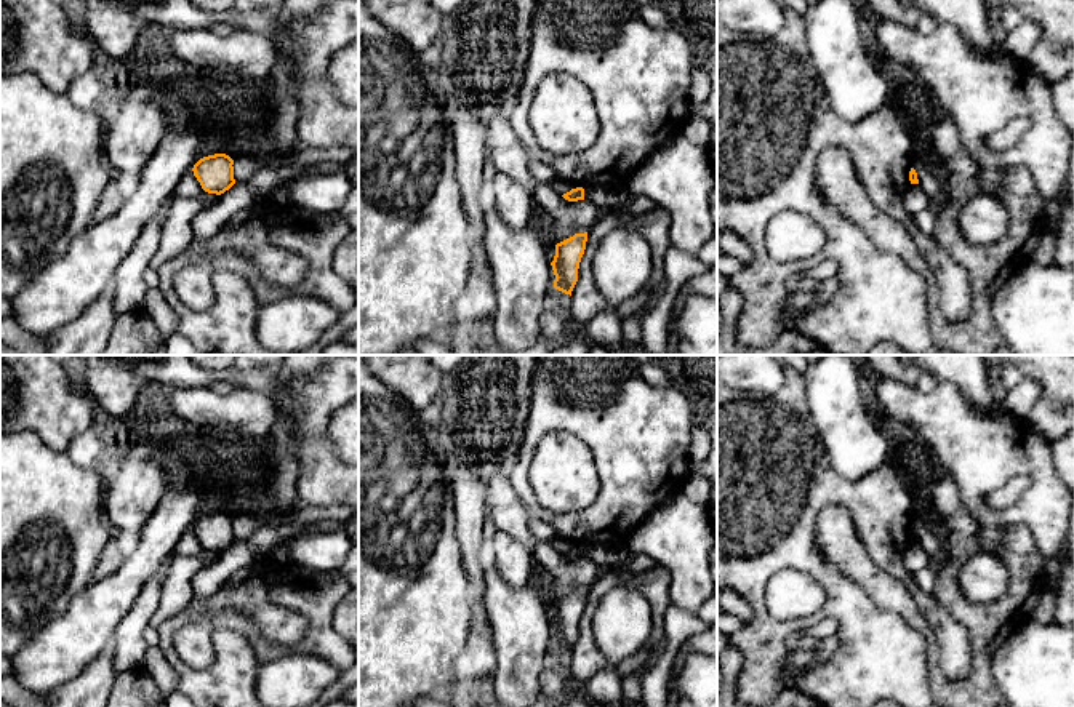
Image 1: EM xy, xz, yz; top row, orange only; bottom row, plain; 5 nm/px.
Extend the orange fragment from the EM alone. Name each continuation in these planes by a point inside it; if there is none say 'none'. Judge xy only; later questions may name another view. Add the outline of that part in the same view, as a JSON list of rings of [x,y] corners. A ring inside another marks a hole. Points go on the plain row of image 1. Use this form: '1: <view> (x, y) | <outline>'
none

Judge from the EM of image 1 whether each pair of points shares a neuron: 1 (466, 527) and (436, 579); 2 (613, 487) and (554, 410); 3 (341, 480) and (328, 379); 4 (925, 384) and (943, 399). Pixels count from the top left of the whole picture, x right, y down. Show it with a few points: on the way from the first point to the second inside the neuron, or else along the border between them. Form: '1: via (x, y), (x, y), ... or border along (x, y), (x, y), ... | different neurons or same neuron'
1: border along (452, 504), (461, 567), (466, 578) | different neurons
2: via (613, 464), (613, 455), (577, 418) | same neuron
3: via (317, 455), (316, 405) | same neuron
4: border along (940, 383), (927, 391), (914, 387) | different neurons

